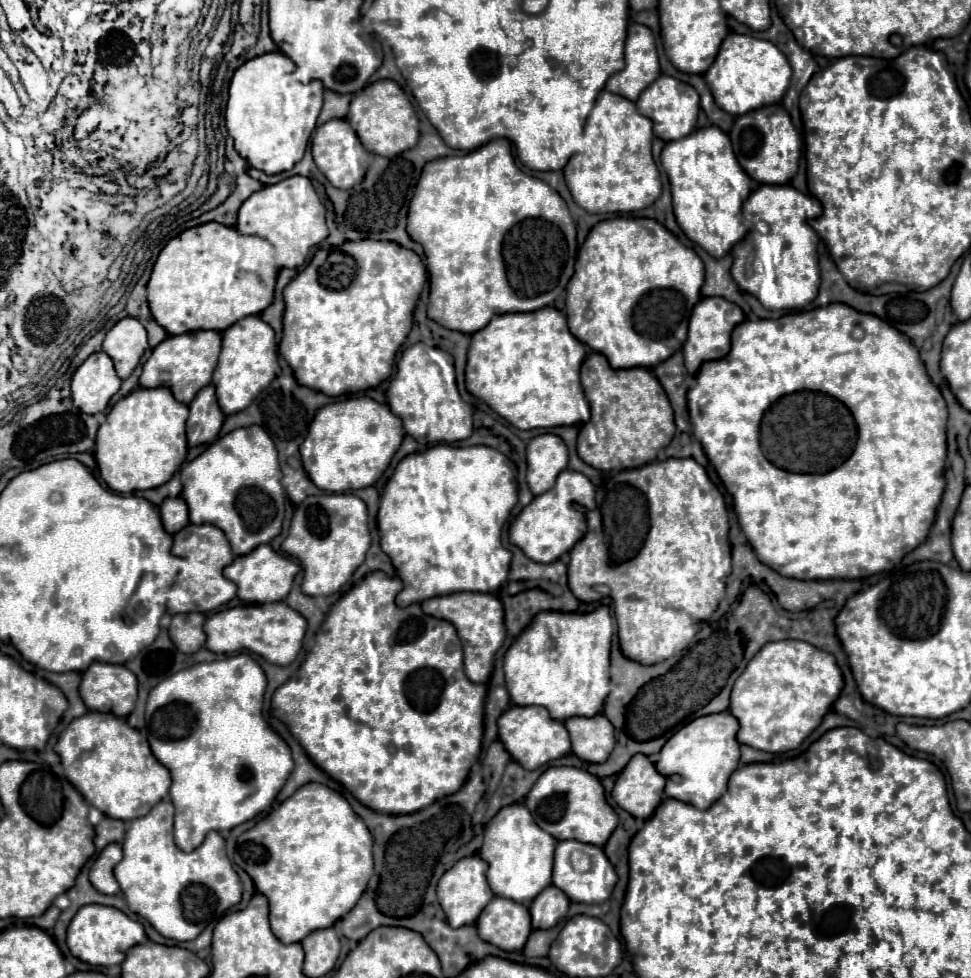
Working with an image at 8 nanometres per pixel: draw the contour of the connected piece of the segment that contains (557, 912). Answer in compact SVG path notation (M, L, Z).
M556 886L544 888L530 904L532 928L534 930L554 928L566 916L568 906L570 906L570 900L562 890L556 890Z

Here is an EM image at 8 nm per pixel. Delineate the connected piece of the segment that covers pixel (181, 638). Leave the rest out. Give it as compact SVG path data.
M198 612L172 616L168 634L180 652L194 654L204 646L204 640L206 640L206 634L202 630L204 620L206 620L206 616L198 614Z

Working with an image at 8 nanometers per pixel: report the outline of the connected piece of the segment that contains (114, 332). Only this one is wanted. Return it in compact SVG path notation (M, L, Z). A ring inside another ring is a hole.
M136 318L120 320L104 338L102 350L112 358L116 374L120 380L128 378L138 366L144 350L148 348L148 338L144 326Z

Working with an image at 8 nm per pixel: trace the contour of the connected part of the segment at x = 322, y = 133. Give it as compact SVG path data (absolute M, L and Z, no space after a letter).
M330 120L316 128L312 136L312 156L318 170L328 178L328 182L340 190L348 190L364 180L368 170L368 152L356 138L356 132L346 120Z

